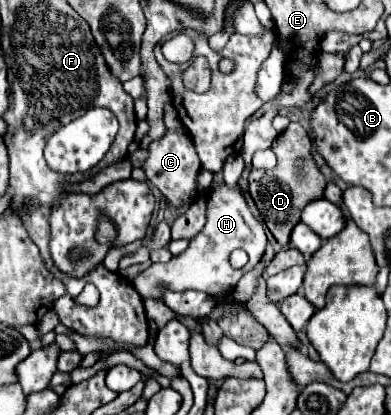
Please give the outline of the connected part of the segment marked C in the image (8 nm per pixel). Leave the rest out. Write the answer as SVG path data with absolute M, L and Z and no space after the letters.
M168 128L162 138L154 140L150 146L150 158L144 164L144 172L148 180L174 204L174 206L188 206L196 198L196 178L200 172L200 160L196 156L192 138L188 136L186 128Z

